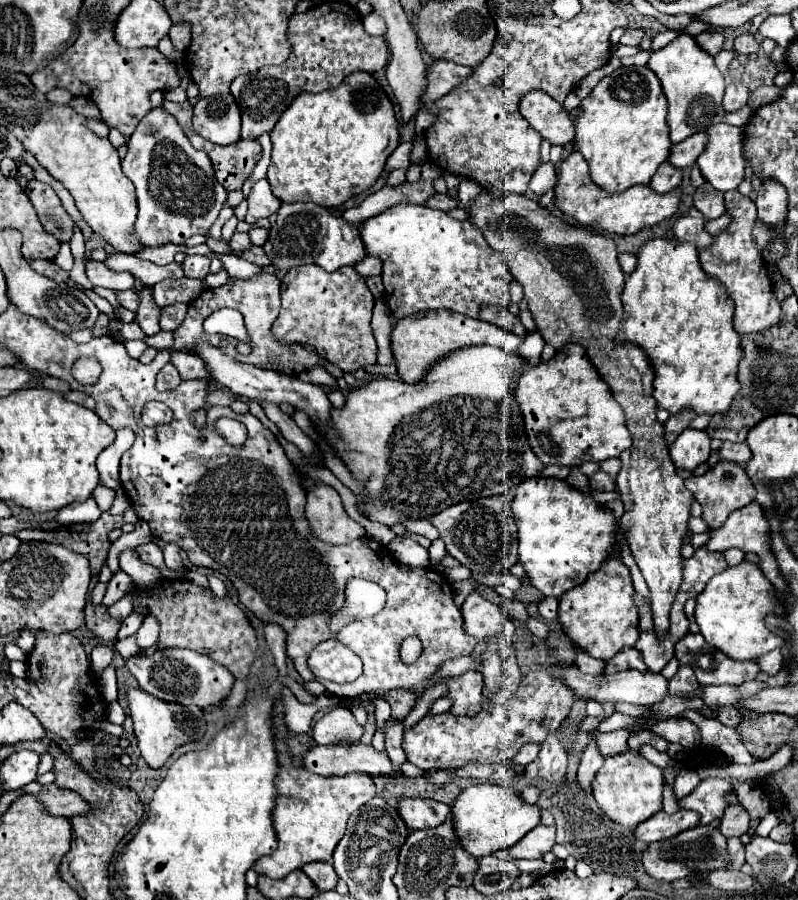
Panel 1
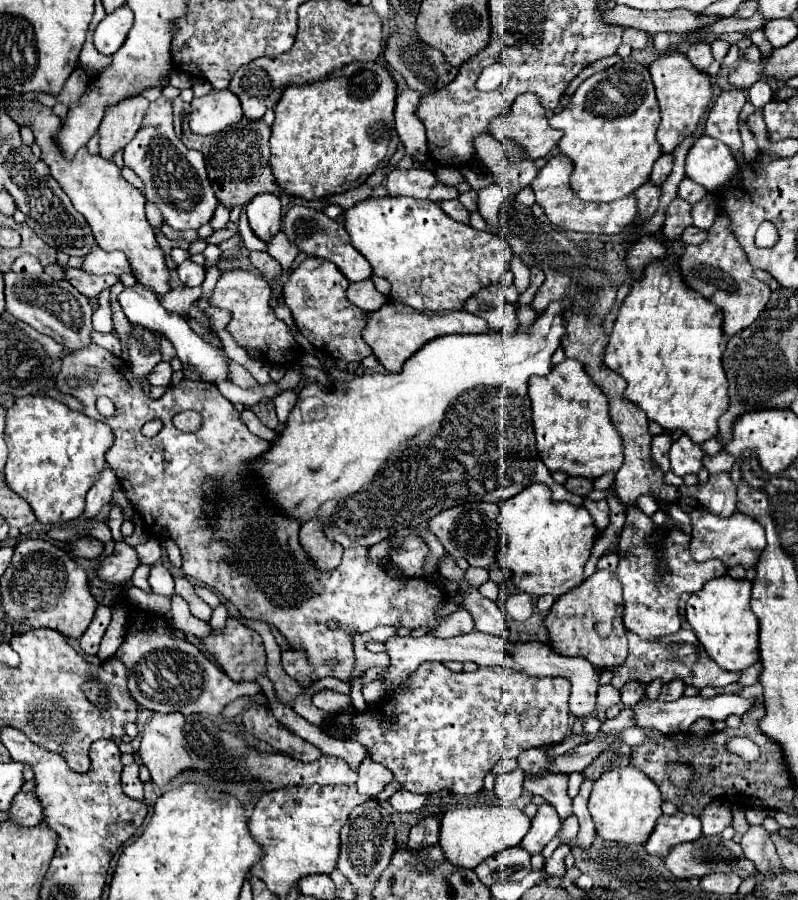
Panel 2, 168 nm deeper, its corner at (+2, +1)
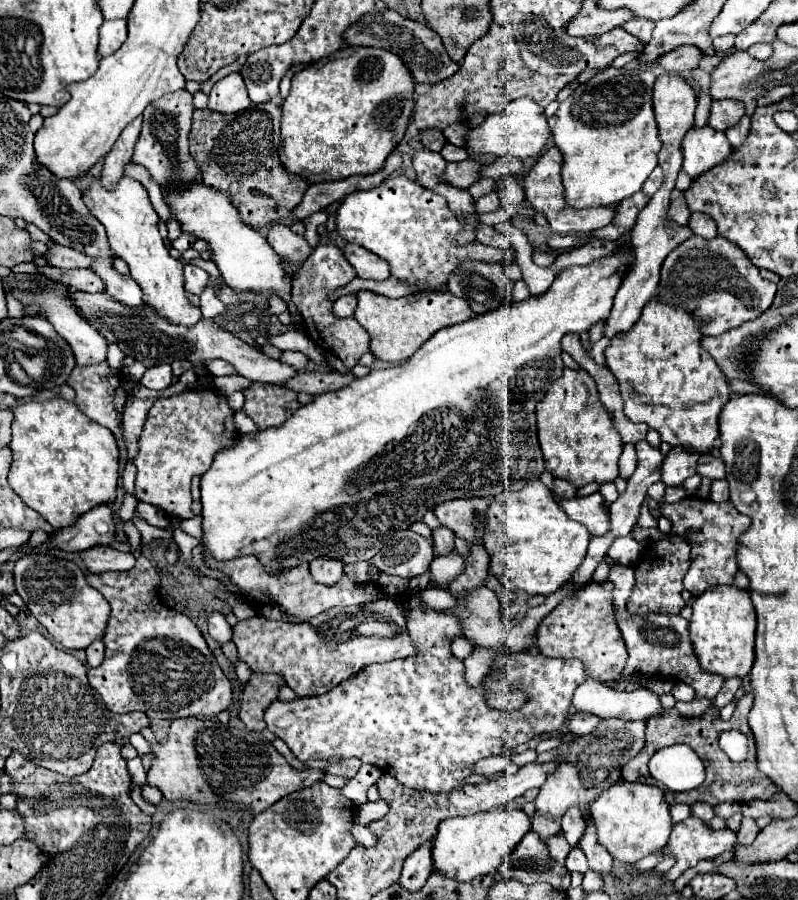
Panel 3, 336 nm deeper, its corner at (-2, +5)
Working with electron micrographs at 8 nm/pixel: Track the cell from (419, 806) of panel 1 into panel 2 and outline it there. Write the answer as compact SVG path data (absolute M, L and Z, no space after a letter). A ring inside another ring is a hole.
M426 814L418 820L418 824L410 830L410 842L408 848L420 848L426 844L438 844L440 836L440 820L434 814Z

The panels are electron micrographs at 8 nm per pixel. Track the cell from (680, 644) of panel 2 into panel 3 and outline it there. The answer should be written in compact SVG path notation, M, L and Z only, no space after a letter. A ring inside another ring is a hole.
M612 566L608 582L614 584L614 614L616 614L616 622L622 632L622 638L626 642L626 648L628 648L628 666L624 670L624 676L643 674L673 678L677 681L688 682L694 688L696 698L714 700L718 690L724 684L724 678L700 670L700 664L696 662L696 656L692 654L692 642L688 638L688 620L684 620L682 616L674 616L674 614L646 614L646 616L630 614L626 610L626 602L628 602L628 594L634 588L632 568Z

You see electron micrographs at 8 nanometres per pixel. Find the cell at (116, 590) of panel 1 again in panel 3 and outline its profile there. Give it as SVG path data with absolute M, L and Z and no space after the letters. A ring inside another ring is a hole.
M94 546L82 552L82 560L92 574L102 574L108 570L130 570L136 558L128 552L120 552L112 546Z

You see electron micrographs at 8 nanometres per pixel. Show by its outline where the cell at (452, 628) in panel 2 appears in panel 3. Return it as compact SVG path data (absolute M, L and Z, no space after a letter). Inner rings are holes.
M412 592L404 600L406 610L406 626L408 634L416 646L416 654L412 658L382 662L374 666L366 666L358 674L346 678L336 686L336 690L330 690L322 696L312 698L294 698L290 702L282 702L276 698L266 712L264 722L268 730L284 740L292 754L300 760L328 760L328 758L360 758L364 764L374 764L386 774L392 774L396 780L404 782L406 786L412 786L414 790L430 790L430 792L444 792L444 790L456 790L462 788L462 778L470 776L470 764L500 754L502 746L506 742L522 744L530 738L560 730L566 724L570 700L576 690L576 686L586 680L584 678L584 666L576 658L548 658L536 650L536 646L530 648L530 652L516 654L520 660L520 666L510 670L510 678L516 688L528 690L530 700L514 714L504 714L500 710L492 710L486 704L484 686L468 688L464 680L464 664L450 652L450 640L452 636L460 634L460 620L456 616L448 616L430 608L424 608L420 594Z

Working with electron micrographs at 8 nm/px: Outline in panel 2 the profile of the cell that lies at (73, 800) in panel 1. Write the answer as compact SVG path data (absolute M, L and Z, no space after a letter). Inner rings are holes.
M34 792L16 794L10 806L10 820L22 826L36 826L44 822L44 812L38 796Z

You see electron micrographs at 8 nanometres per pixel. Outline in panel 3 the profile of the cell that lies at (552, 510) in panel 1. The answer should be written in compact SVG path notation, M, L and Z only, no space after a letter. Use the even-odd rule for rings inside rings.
M528 482L522 490L504 492L486 510L484 548L490 554L490 570L506 576L516 588L528 594L552 594L580 566L590 534L584 524L574 522L554 500L542 482Z

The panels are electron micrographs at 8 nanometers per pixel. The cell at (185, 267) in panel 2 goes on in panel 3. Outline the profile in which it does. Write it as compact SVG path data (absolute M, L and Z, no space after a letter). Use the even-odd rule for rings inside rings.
M186 264L184 266L184 286L186 286L186 292L190 294L196 294L200 296L208 284L210 276L206 270L194 266L194 264Z

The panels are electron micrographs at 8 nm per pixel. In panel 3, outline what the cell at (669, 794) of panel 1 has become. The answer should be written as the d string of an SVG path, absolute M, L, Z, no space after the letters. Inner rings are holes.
M674 804L674 806L670 806L670 814L672 814L672 822L678 824L678 822L682 822L682 820L686 820L690 816L690 806Z

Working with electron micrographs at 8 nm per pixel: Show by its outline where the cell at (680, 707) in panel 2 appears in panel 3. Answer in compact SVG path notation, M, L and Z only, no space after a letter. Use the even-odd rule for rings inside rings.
M592 678L584 680L576 688L572 696L572 706L580 712L588 712L600 718L614 716L624 720L648 720L664 710L660 698L646 688L626 692L596 682Z

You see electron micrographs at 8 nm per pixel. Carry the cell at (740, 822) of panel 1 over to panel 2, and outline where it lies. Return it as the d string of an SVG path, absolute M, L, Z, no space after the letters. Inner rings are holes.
M712 800L700 814L704 834L720 834L724 828L732 826L732 812L724 800Z

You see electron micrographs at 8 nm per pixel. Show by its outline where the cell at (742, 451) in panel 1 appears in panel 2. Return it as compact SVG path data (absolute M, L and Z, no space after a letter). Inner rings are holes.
M722 450L722 452L714 454L714 456L704 456L702 464L708 468L710 474L716 474L716 472L730 472L734 460L736 458L732 458L732 454L728 454L726 450Z

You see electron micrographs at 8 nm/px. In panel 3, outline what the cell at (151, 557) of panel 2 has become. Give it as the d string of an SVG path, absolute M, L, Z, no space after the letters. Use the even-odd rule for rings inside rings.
M138 556L136 566L128 572L104 572L104 574L86 574L86 580L96 588L110 604L110 622L104 634L106 658L102 666L88 670L88 680L92 688L104 698L106 706L116 714L126 714L140 710L148 718L158 720L176 720L176 718L208 718L226 710L232 702L230 680L220 670L214 654L210 652L198 626L184 614L168 608L160 598L160 576L158 570L150 564L148 558Z

